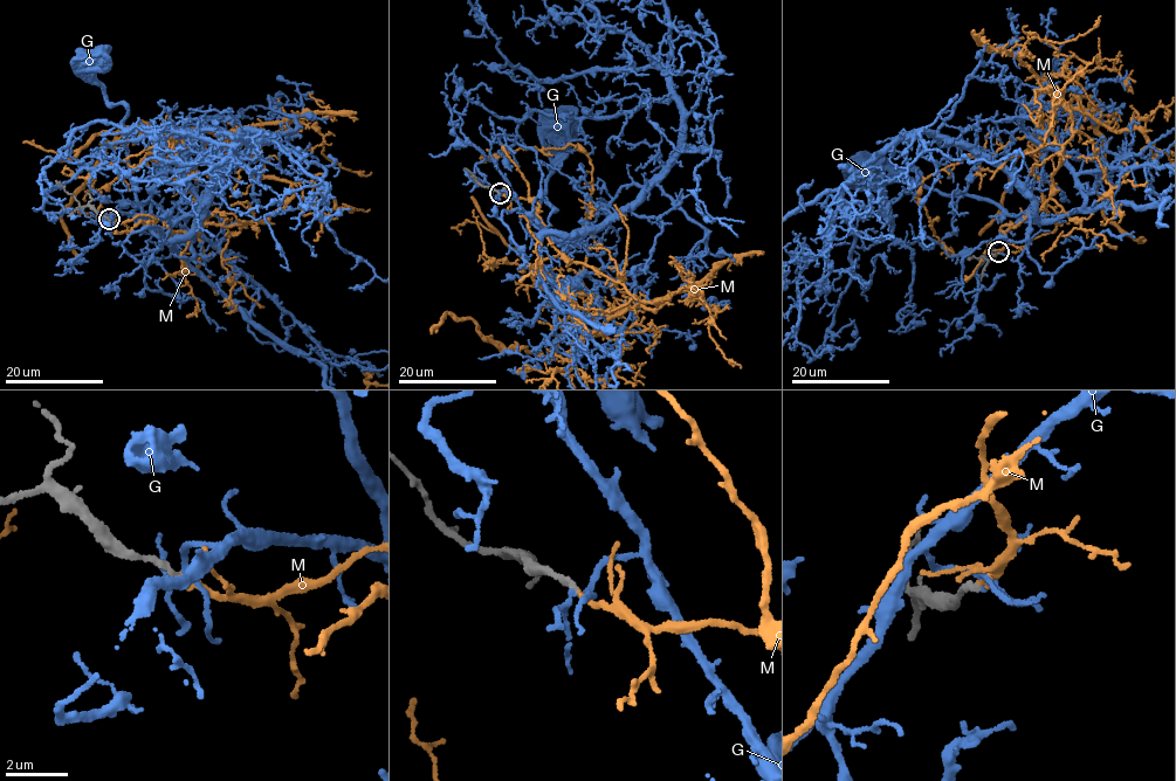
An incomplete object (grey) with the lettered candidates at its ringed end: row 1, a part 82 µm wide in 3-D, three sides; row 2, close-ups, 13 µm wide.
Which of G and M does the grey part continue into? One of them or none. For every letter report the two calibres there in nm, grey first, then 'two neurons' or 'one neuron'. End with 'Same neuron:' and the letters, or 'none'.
G: 220/170 nm | two neurons
M: 220/180 nm | one neuron
Same neuron: M

